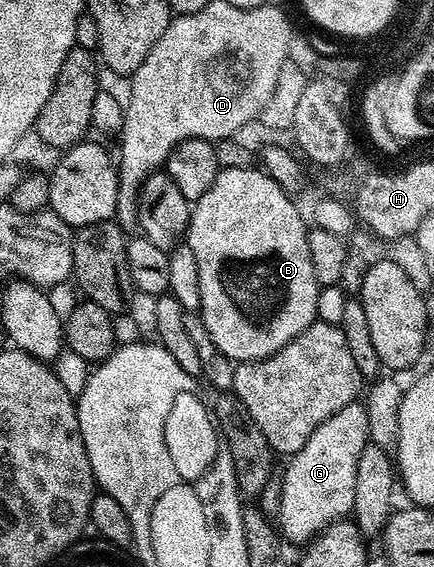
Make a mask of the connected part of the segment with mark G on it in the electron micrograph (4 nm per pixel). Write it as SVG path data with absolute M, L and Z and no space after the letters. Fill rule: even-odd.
M362 402L345 405L329 421L313 429L313 437L296 455L290 456L287 471L282 472L280 511L277 527L288 544L306 545L330 523L346 520L355 510L357 461L361 449L370 440L369 419Z

